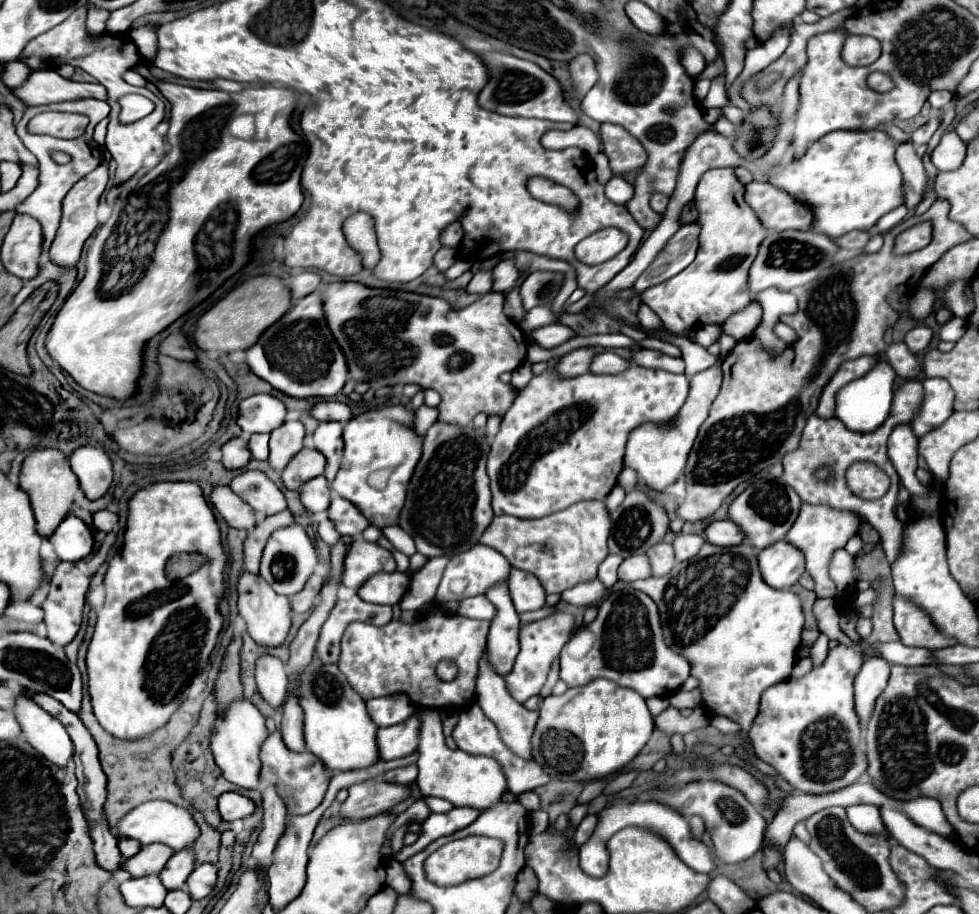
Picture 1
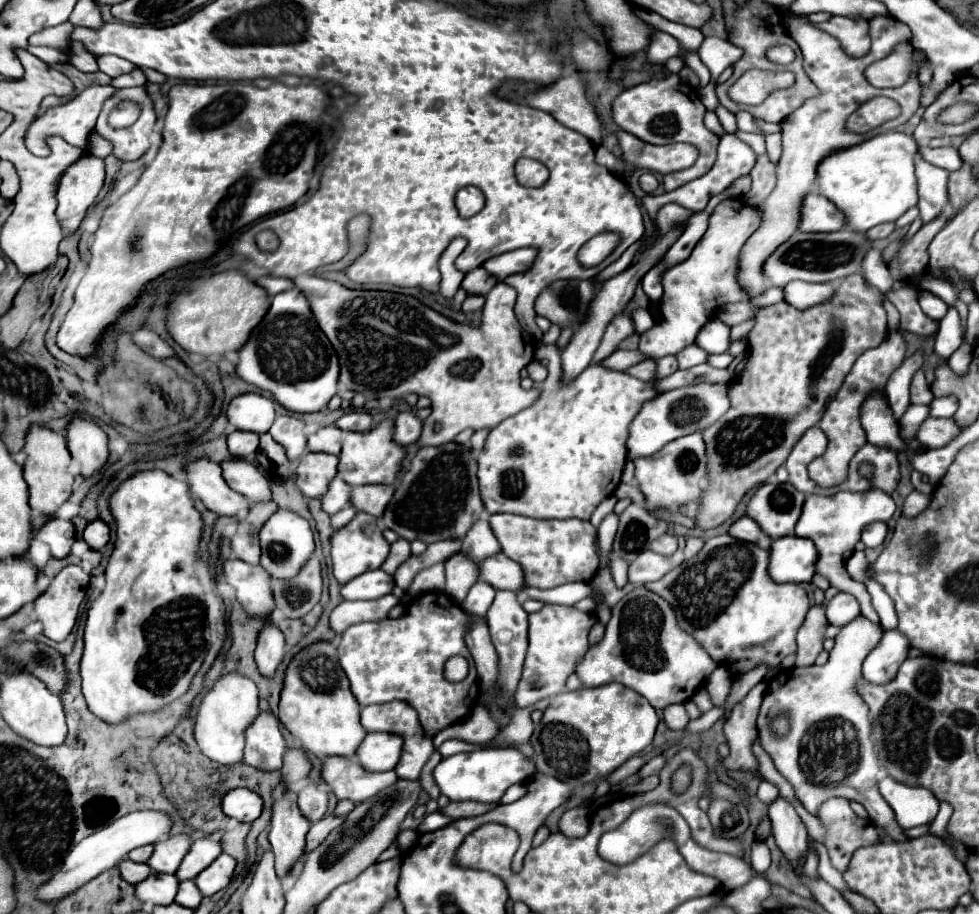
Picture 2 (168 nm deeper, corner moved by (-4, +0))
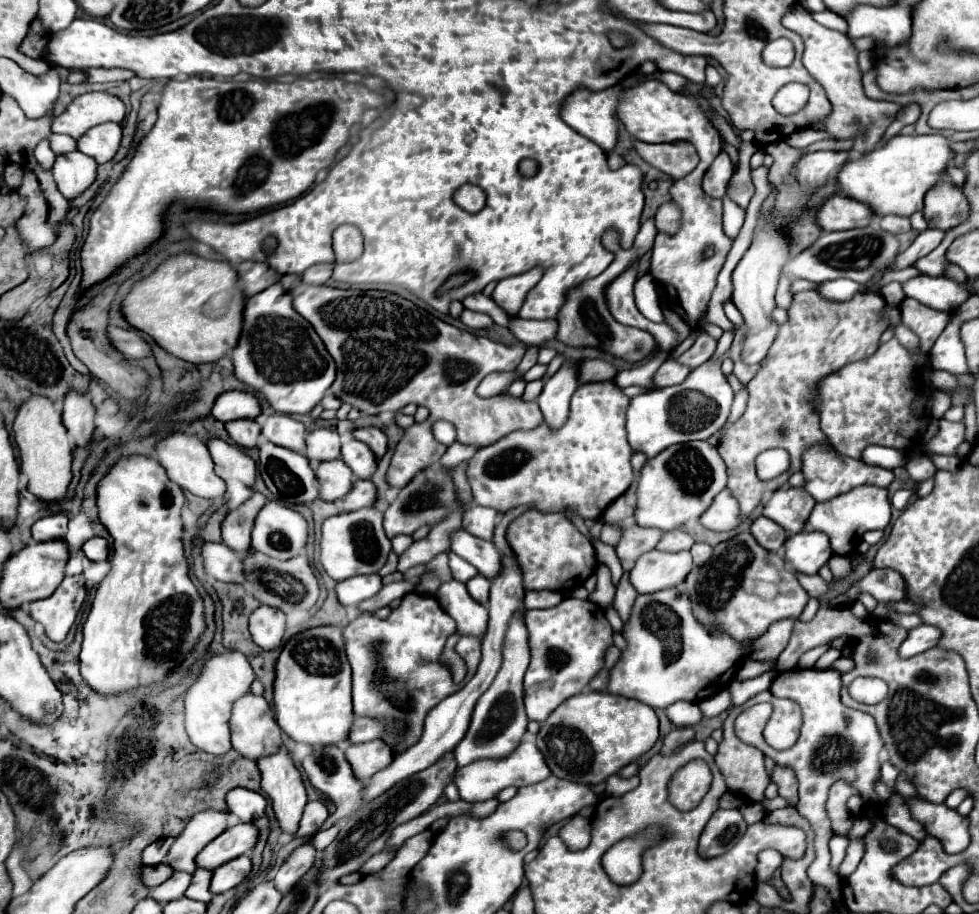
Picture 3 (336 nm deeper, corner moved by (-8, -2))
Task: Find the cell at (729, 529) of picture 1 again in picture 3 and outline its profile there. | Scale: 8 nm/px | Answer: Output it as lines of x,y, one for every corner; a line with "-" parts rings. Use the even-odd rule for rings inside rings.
758,517
752,521
750,525
750,533
754,535
754,539
768,551
780,551
784,541
786,541
786,531
776,525
774,521
766,519
766,517

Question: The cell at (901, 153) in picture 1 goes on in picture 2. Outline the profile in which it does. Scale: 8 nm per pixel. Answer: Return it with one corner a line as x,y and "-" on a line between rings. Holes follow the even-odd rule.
922,157
916,159
916,179
918,179
918,209
920,219
924,223
930,223
936,219
944,205
948,203
948,171
942,171

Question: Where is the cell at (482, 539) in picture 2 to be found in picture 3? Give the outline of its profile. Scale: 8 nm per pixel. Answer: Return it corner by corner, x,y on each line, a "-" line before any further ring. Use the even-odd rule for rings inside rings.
474,505
472,509
468,509
468,513
464,513
462,523
464,523
464,529
468,529
468,533
482,537
486,541
492,541
496,521
498,521
498,513
494,509

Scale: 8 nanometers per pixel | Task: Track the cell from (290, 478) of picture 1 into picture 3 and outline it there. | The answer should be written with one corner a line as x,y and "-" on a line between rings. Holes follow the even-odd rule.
340,459
318,463
314,473
320,483
320,499
322,501
342,499
354,481
352,471

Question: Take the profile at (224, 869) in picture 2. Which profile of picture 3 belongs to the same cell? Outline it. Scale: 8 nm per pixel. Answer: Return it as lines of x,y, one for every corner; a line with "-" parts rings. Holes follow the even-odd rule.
240,855
224,865
220,865
218,869
212,871
212,881
210,881
210,893
224,893
232,887
236,887
248,873
250,873
252,861
248,855

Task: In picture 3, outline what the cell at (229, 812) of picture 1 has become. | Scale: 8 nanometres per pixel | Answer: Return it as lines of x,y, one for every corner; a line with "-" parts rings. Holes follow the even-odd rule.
236,787
228,791
226,803
228,803
228,811
246,823
256,821
266,811
266,799
260,793
244,789
244,787

